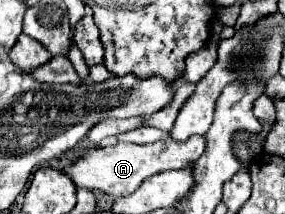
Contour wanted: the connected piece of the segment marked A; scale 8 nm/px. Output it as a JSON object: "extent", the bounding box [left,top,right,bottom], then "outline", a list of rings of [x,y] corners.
{"extent":[63,136,205,198],"outline":[[[193,136],[187,142],[175,142],[173,138],[155,142],[155,144],[125,144],[119,142],[115,146],[107,148],[91,148],[87,150],[75,164],[67,166],[63,172],[73,180],[77,188],[85,190],[101,190],[105,194],[111,194],[115,198],[133,194],[141,182],[153,174],[165,172],[165,170],[181,170],[191,162],[197,162],[197,158],[205,150],[205,136]]]}

